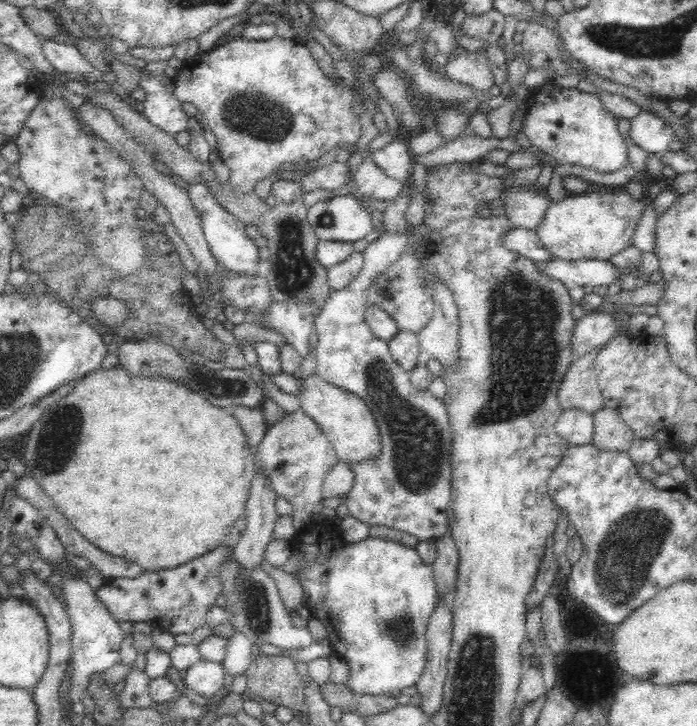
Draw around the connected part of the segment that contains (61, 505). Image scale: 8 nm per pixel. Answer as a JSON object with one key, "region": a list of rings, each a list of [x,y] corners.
{"region":[[[120,365],[105,370],[93,370],[78,380],[66,396],[50,404],[50,408],[29,431],[28,440],[25,441],[26,446],[20,457],[34,483],[44,489],[44,492],[54,501],[56,508],[60,509],[64,517],[82,533],[86,540],[103,552],[140,565],[144,571],[174,568],[216,549],[230,532],[234,522],[244,514],[250,483],[255,473],[254,451],[249,445],[247,436],[233,418],[229,408],[219,408],[209,404],[200,393],[192,391],[182,382],[171,381],[164,375],[136,377],[130,375]]]}

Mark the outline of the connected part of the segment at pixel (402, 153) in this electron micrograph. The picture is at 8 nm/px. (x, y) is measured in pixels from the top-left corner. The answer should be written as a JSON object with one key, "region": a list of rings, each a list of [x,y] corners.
{"region":[[[405,138],[396,139],[372,153],[374,163],[389,177],[408,182],[412,173],[413,155]]]}

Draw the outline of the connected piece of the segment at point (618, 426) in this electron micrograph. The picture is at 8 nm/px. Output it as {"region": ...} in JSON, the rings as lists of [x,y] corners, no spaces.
{"region":[[[602,408],[593,416],[594,438],[590,444],[607,451],[627,452],[635,436],[614,411]]]}

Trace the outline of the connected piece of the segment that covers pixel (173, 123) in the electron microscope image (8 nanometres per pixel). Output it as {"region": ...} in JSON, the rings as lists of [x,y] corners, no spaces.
{"region":[[[146,70],[141,75],[138,88],[145,91],[143,113],[148,121],[164,132],[171,135],[183,134],[187,130],[188,116],[182,110],[181,102],[162,85],[162,77],[150,76]]]}

